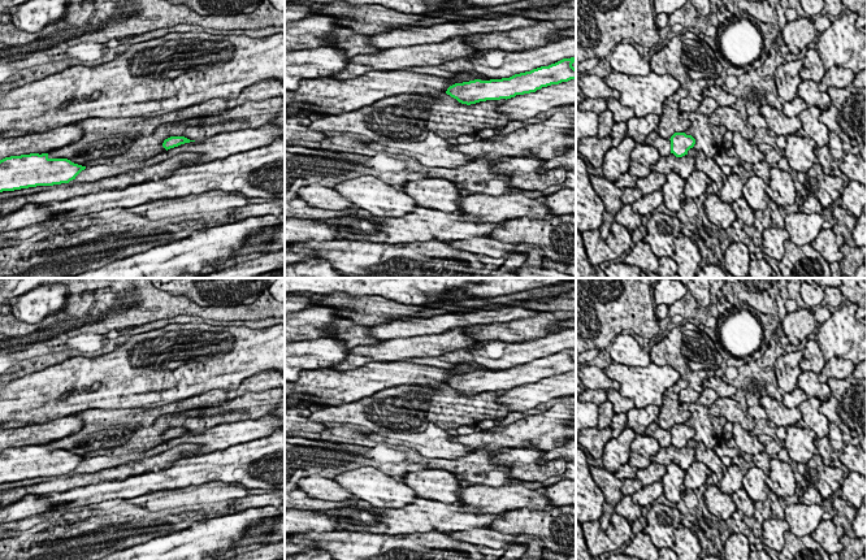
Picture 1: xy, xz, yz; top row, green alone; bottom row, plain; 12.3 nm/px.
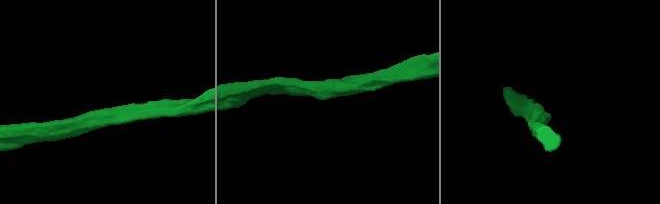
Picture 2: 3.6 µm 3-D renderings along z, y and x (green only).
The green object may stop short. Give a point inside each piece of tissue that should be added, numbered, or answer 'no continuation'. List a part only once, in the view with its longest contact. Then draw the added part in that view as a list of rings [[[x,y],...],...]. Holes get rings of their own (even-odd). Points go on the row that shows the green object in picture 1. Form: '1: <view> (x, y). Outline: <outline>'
no continuation

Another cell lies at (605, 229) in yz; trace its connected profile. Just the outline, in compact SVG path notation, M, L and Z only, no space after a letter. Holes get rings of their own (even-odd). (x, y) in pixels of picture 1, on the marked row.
M589 174L594 191L601 197L604 205L603 222L599 227L601 238L606 240L610 235L611 226L615 222L615 216L623 208L623 190L615 186L614 182L604 177Z

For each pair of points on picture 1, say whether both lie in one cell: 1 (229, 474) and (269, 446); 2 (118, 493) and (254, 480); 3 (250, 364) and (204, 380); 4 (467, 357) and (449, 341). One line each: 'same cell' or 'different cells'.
1: same cell
2: same cell
3: same cell
4: different cells

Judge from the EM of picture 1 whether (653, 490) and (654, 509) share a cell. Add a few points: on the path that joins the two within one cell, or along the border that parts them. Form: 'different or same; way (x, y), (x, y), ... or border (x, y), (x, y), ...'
different; border (655, 502), (650, 506)

